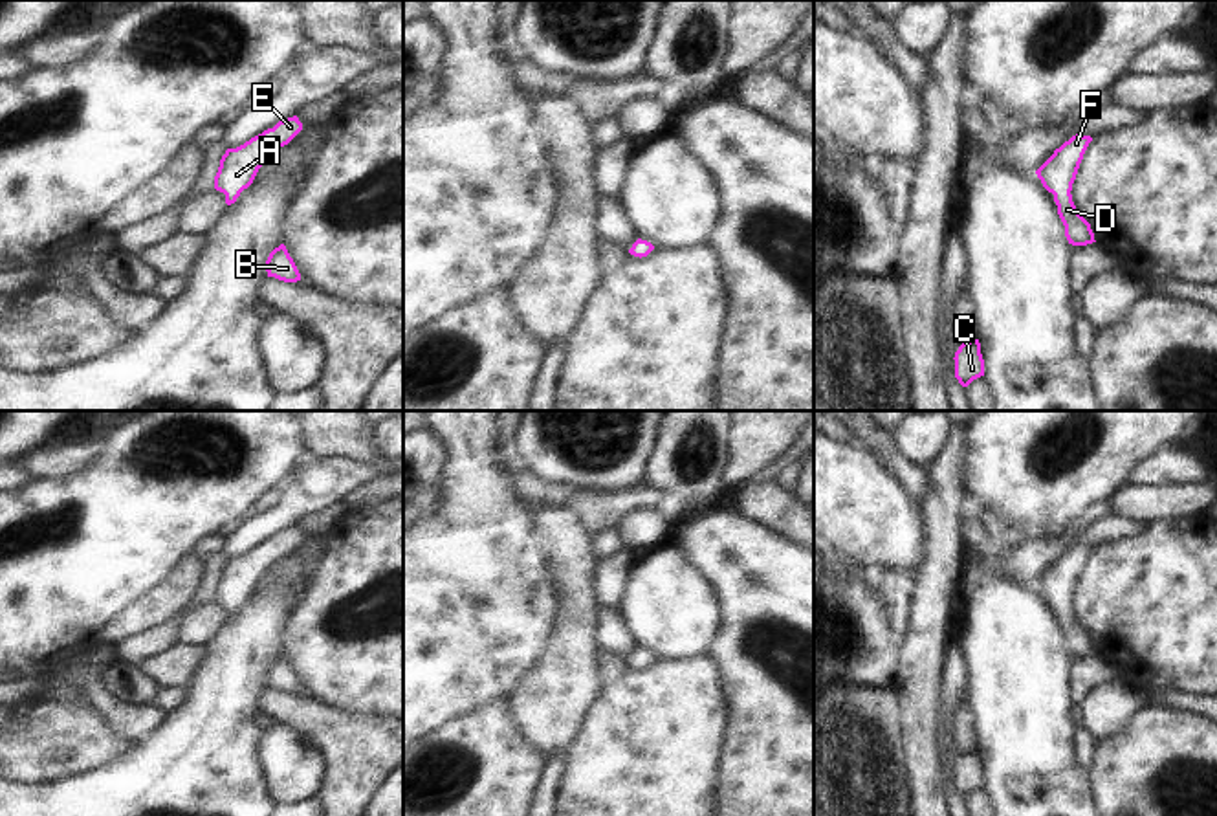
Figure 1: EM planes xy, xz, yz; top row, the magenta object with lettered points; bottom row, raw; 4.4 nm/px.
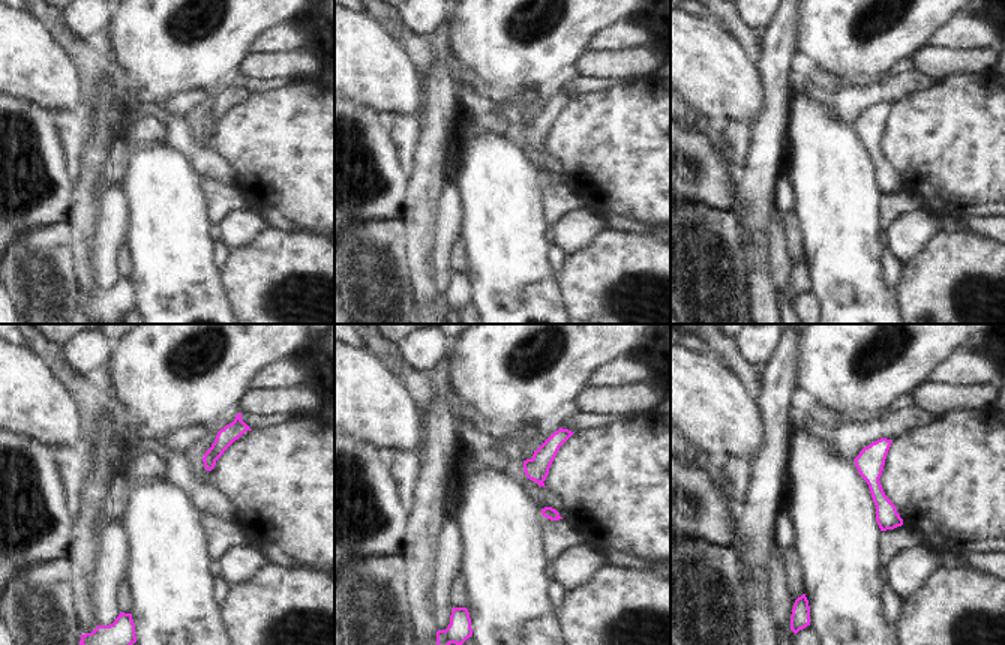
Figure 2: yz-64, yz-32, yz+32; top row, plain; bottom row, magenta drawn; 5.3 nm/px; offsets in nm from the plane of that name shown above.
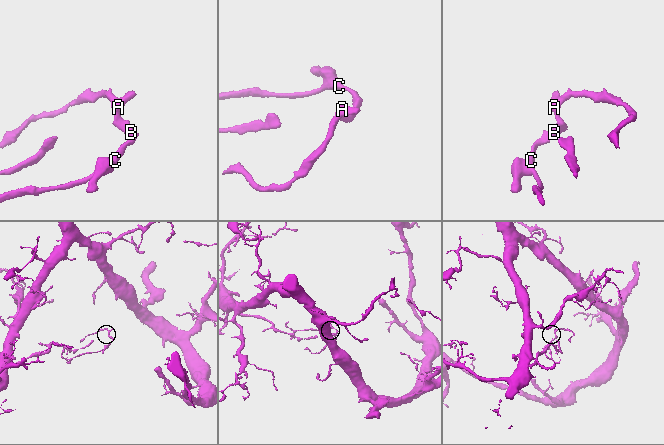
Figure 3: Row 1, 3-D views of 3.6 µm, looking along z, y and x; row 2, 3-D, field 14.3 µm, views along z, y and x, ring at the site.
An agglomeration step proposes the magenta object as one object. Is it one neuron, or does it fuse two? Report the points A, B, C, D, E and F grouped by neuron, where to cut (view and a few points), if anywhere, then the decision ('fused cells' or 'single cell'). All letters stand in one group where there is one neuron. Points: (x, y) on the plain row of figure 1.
A B C D E F | no cut | single cell

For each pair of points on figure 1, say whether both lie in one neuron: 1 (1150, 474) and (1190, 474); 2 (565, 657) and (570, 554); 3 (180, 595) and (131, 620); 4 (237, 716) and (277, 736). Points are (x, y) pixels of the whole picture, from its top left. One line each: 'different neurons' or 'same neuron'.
1: same neuron
2: same neuron
3: same neuron
4: different neurons

